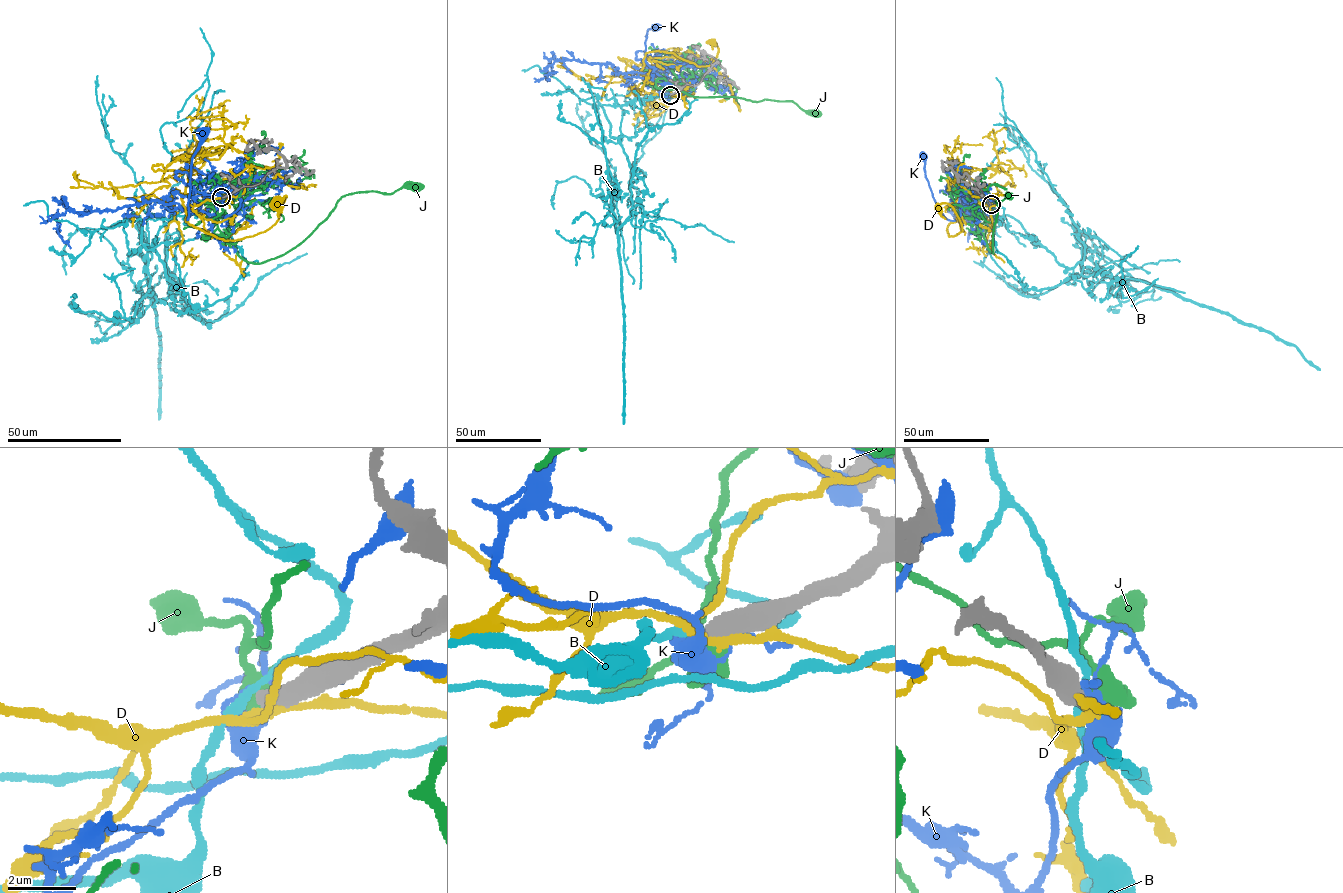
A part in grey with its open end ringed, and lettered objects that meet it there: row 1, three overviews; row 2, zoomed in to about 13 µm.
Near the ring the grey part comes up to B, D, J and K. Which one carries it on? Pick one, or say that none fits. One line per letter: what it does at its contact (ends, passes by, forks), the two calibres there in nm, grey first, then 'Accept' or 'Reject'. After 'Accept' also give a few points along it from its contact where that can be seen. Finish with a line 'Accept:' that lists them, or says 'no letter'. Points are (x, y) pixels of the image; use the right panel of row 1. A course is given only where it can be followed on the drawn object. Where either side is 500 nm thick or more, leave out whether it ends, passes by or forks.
B: Thickness 550 nm (grey) against 240 nm. Reject
D: Thickness 650 nm (grey) against 220 nm. Reject
J: Thickness 550 nm (grey) against 500 nm. Reject
K: Thickness 750 nm (grey) against 110 nm. Reject
Accept: no letter

